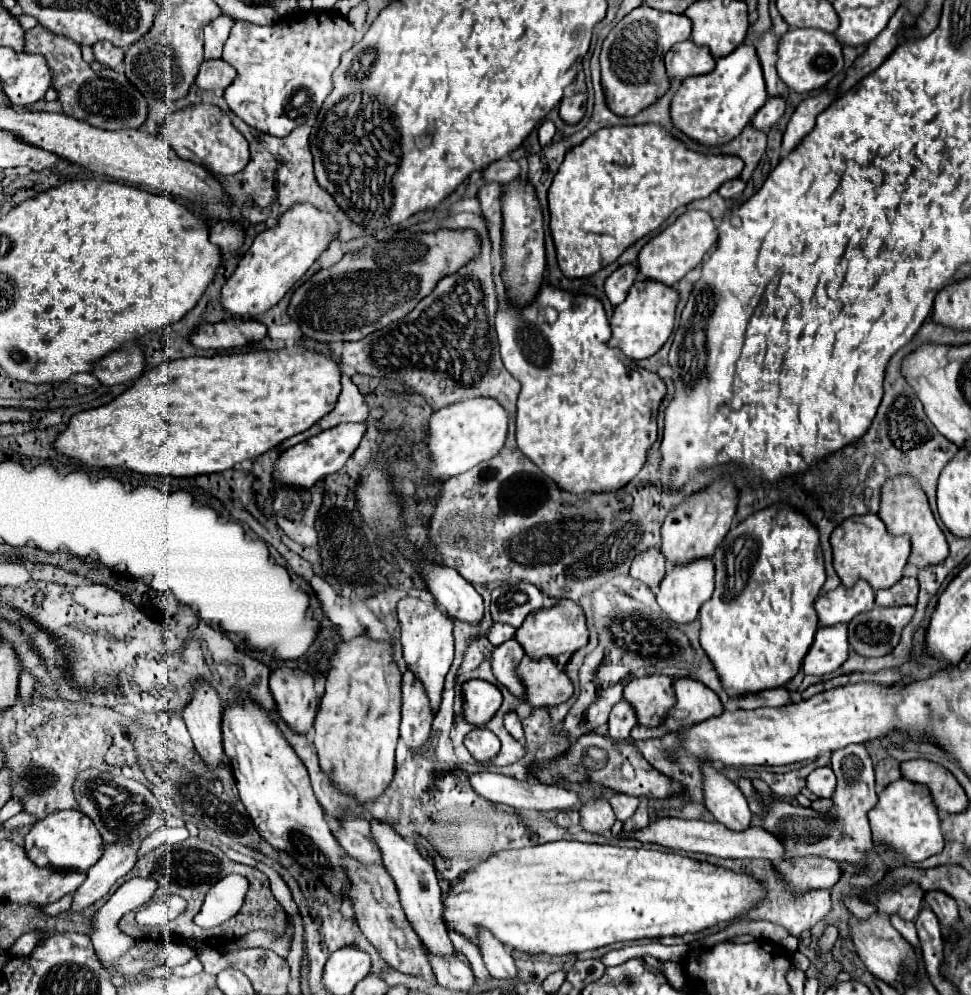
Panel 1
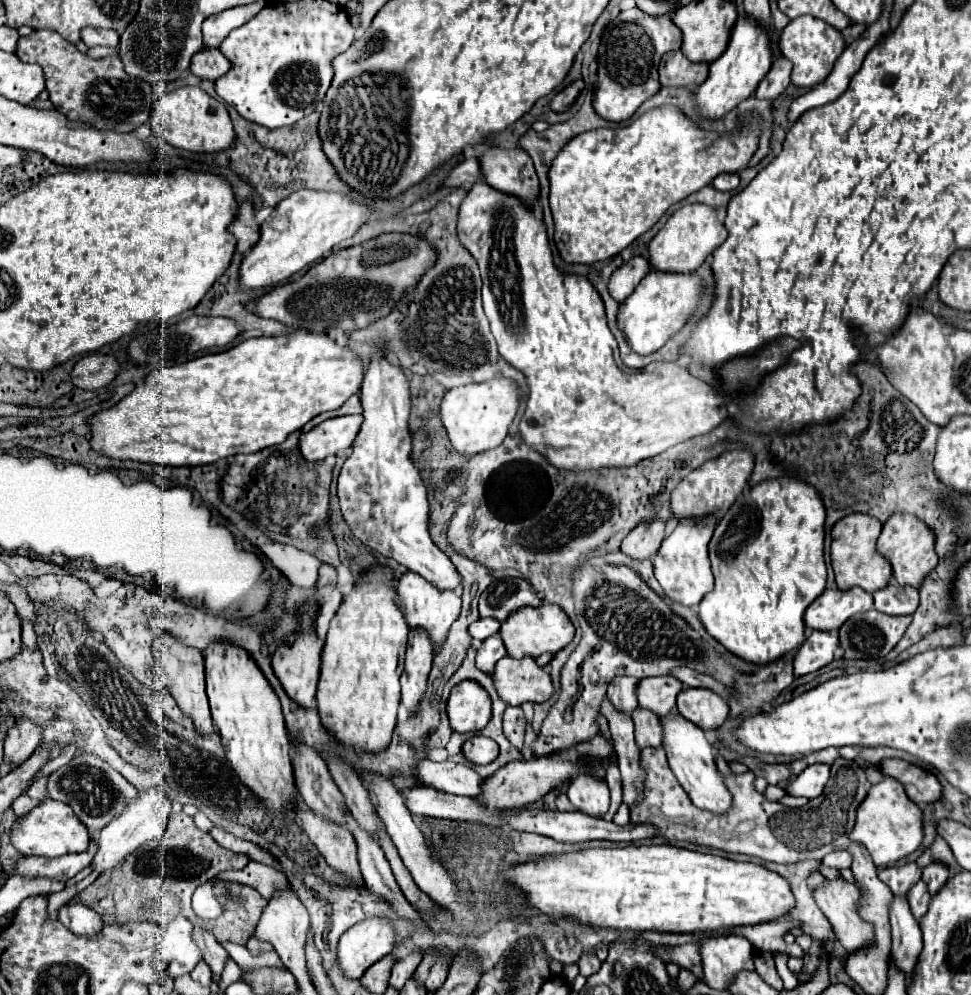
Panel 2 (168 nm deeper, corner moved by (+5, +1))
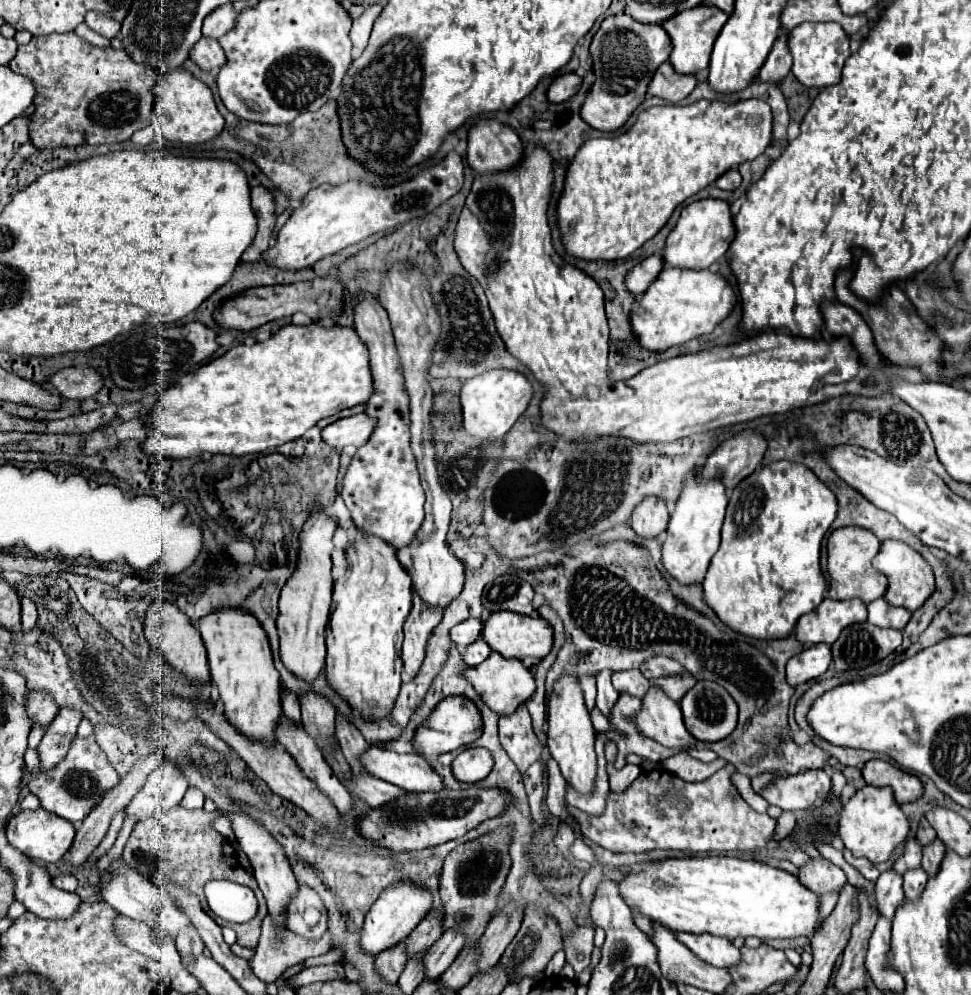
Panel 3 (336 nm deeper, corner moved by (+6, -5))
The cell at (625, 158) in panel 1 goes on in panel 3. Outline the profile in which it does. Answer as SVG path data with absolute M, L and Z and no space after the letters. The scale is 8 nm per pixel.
M701 99L701 101L695 101L691 105L661 105L661 107L649 107L645 111L639 113L635 125L616 137L601 137L601 139L589 139L581 145L581 149L577 151L575 159L571 161L569 169L567 169L567 177L565 177L565 189L563 189L563 195L557 203L557 219L559 219L559 229L561 229L561 235L563 235L563 245L567 249L567 253L575 255L575 257L581 257L581 259L605 259L605 261L613 261L613 259L623 259L623 257L629 257L635 249L639 249L645 241L649 241L651 237L655 237L663 225L669 221L671 213L675 211L677 205L681 205L687 197L699 193L701 189L705 189L707 185L711 185L717 177L721 177L727 169L731 167L737 167L745 161L751 161L755 157L759 157L767 145L771 143L771 109L765 101L761 99L745 99L745 101L735 101L735 103L725 103L725 101L707 101L707 99Z

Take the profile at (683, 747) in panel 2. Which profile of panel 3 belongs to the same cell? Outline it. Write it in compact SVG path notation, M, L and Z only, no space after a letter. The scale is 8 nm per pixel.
M651 685L643 697L643 705L633 713L633 723L649 739L669 747L689 747L695 739L687 733L677 701L667 697L663 689Z

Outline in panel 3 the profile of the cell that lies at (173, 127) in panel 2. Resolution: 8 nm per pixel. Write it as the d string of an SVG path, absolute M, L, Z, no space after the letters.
M183 67L161 75L159 81L153 85L153 97L155 105L153 105L151 127L169 141L203 143L217 137L223 131L225 121L217 111L211 89Z

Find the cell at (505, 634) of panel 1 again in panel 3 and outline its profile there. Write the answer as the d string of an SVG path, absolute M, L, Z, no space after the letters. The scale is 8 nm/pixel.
M467 619L467 621L461 621L457 623L451 631L449 631L449 637L455 645L471 645L473 641L477 641L481 637L481 629L483 629L483 623L481 619Z

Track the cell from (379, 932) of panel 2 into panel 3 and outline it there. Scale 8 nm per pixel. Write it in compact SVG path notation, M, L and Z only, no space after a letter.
M399 881L391 887L387 887L379 899L373 903L371 911L365 917L365 925L363 925L363 949L367 953L381 953L393 945L397 945L399 941L403 941L421 921L421 917L425 917L425 913L431 909L433 903L433 895L429 889L409 883L409 881Z

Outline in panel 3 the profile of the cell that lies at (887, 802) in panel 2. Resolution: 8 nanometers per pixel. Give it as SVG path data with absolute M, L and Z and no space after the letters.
M869 787L859 789L841 809L837 837L843 841L845 849L849 849L855 857L865 857L871 863L887 861L889 855L907 841L909 821L893 801L893 791L889 787Z

